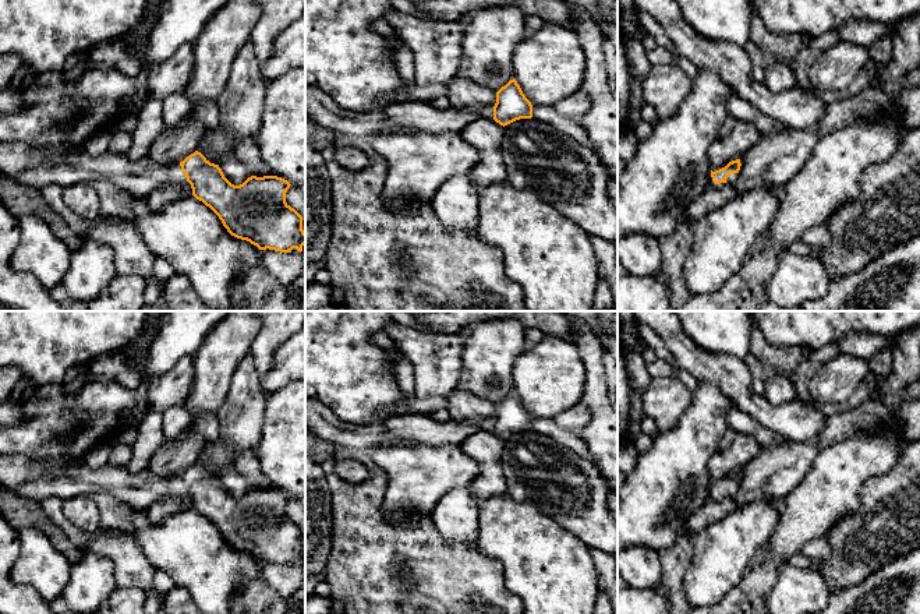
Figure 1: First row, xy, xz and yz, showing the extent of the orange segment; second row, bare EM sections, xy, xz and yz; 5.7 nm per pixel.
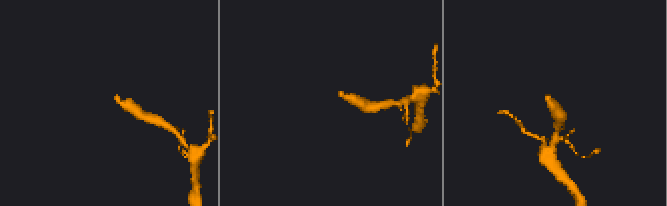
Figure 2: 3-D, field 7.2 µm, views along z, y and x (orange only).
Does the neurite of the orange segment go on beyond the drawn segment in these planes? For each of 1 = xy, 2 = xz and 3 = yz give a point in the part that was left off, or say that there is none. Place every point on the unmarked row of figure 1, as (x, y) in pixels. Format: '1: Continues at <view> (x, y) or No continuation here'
1: Continues at xy (31, 479)
2: Continues at xz (421, 429)
3: Continues at yz (732, 490)

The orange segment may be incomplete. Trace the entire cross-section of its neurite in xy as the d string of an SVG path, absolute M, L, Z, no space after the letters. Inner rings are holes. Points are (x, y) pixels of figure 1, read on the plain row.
M0 454L0 486L38 502L47 497L66 501L95 491L107 493L128 507L144 511L162 497L188 494L192 508L219 529L231 548L247 553L259 562L269 561L280 565L289 565L293 561L301 565L305 557L302 529L286 515L286 505L291 498L287 493L277 488L251 488L243 497L234 498L224 490L219 477L210 476L198 463L180 476L164 479L155 476L148 467L138 473L131 473L127 466L117 467L110 463L92 469L84 458L72 460L66 472L49 472L45 462L18 454Z

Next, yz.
M740 472L729 474L725 480L712 484L711 483L711 490L712 494L719 497L719 495L735 495L737 493L737 486L740 483Z

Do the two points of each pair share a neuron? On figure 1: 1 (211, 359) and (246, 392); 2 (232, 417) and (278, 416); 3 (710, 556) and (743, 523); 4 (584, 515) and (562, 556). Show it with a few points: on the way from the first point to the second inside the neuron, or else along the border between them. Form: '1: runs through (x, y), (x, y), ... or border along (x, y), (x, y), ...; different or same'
1: border along (250, 352), (236, 369), (225, 402), (218, 409); different
2: border along (268, 395), (262, 436), (257, 448); different
3: runs through (719, 546), (735, 528); same
4: border along (547, 517), (556, 521), (588, 547); different

